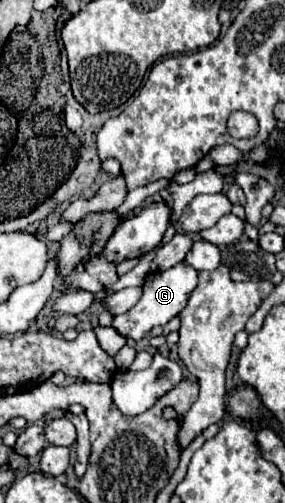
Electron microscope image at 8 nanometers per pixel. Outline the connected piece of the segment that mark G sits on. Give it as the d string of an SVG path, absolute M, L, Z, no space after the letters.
M185 260L175 264L173 268L169 270L163 270L163 272L151 272L147 278L145 278L145 284L143 284L143 296L141 300L131 308L127 310L125 314L119 314L113 318L113 328L125 336L125 338L131 338L135 342L139 342L147 332L151 332L151 328L155 326L165 326L171 318L175 318L187 304L191 292L195 290L197 286L197 270L191 268L191 264L187 264Z

